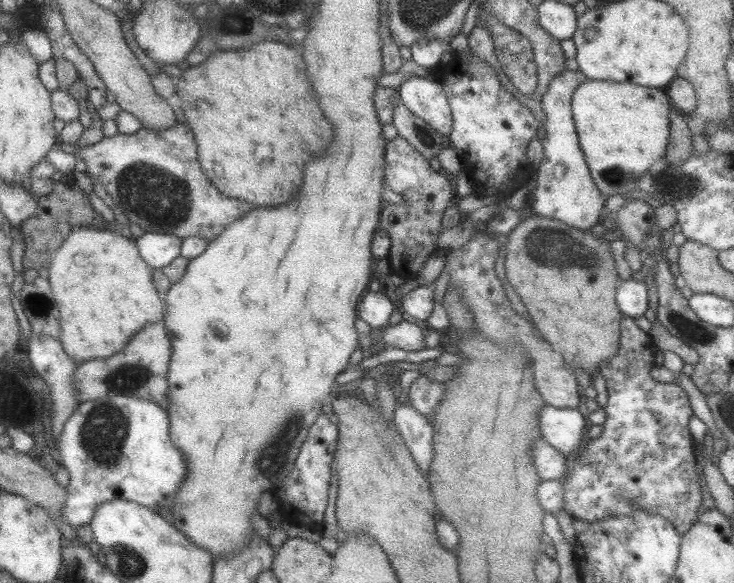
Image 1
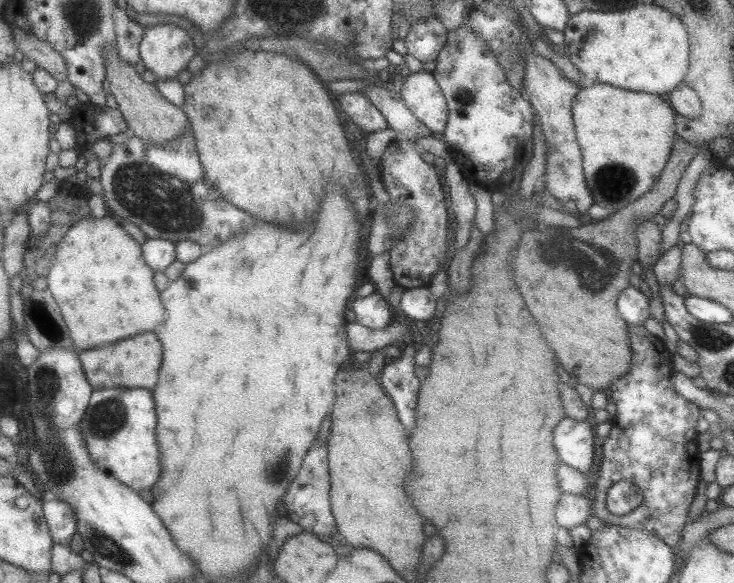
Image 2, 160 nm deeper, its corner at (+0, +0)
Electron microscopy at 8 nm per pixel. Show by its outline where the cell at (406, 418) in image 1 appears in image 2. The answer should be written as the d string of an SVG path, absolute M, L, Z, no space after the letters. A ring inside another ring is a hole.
M403 344L399 358L387 364L380 373L378 383L393 401L399 422L407 430L413 430L419 379L414 374L413 355L417 347Z

